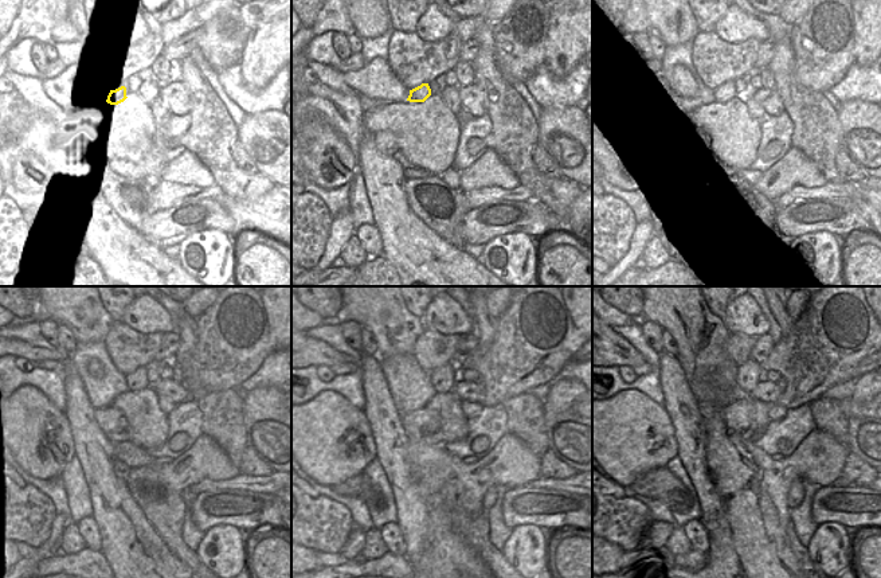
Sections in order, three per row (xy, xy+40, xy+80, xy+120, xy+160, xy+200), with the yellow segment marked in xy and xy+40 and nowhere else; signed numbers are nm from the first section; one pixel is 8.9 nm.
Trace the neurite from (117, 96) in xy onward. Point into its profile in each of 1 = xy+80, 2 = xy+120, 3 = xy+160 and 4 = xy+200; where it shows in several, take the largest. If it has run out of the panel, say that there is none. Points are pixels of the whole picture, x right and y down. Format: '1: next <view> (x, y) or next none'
1: next xy+80 (725, 92)
2: next xy+120 (141, 378)
3: next xy+160 (443, 379)
4: next xy+200 (748, 374)

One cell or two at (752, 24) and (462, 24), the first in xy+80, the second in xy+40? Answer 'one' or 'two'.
two

